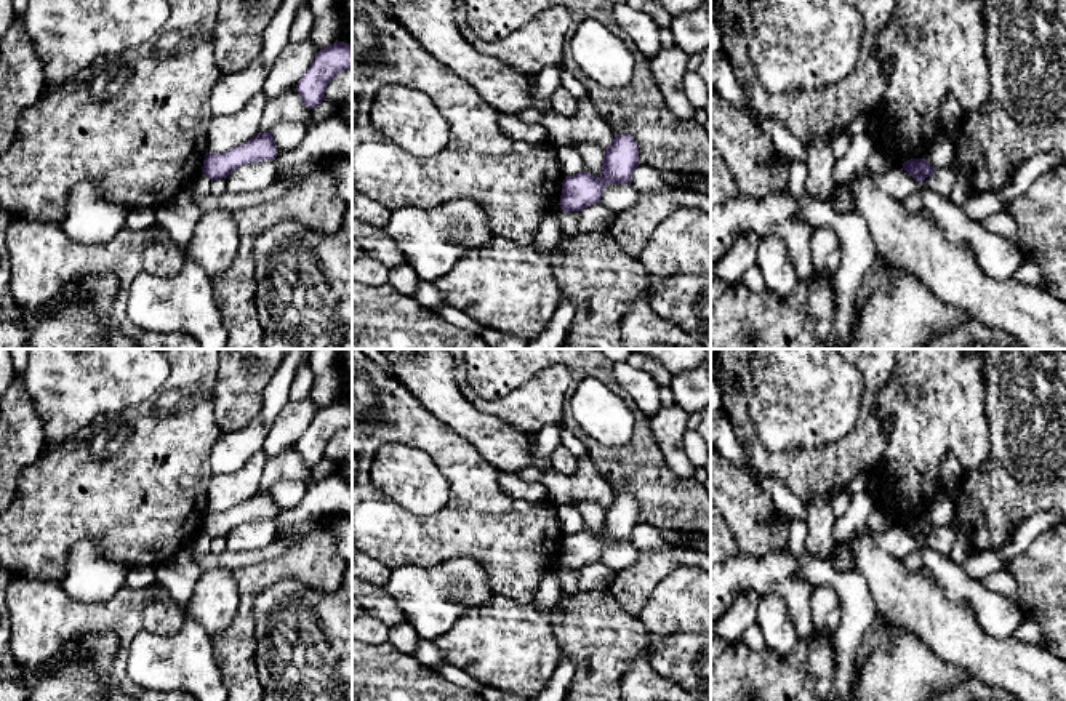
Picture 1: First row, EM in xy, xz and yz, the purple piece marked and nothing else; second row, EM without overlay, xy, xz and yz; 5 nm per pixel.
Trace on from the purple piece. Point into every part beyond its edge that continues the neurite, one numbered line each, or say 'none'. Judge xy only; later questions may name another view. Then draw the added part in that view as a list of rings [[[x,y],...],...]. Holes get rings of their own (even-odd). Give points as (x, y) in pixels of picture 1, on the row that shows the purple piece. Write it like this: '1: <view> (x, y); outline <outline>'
none

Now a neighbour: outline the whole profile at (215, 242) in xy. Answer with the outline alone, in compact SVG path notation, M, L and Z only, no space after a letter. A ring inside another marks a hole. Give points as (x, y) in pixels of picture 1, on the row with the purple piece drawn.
M203 211L189 243L189 254L213 278L227 270L237 254L238 232L232 211Z

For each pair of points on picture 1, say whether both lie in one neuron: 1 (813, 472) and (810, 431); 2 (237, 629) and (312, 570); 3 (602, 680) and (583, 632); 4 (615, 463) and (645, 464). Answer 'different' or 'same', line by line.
1: different
2: same
3: same
4: same

